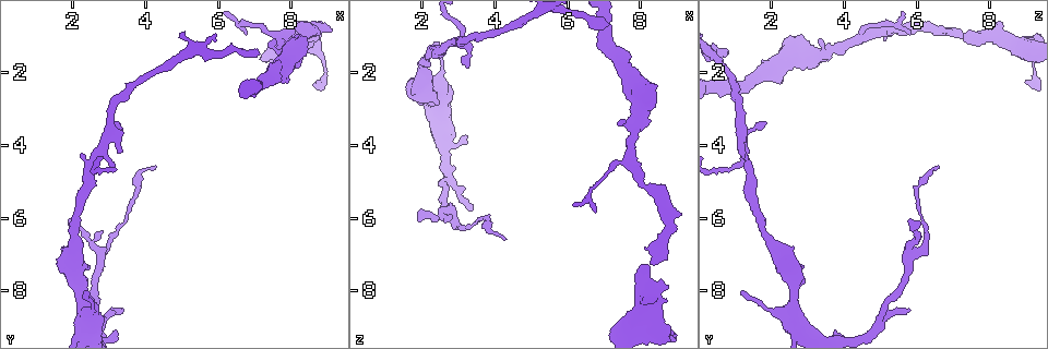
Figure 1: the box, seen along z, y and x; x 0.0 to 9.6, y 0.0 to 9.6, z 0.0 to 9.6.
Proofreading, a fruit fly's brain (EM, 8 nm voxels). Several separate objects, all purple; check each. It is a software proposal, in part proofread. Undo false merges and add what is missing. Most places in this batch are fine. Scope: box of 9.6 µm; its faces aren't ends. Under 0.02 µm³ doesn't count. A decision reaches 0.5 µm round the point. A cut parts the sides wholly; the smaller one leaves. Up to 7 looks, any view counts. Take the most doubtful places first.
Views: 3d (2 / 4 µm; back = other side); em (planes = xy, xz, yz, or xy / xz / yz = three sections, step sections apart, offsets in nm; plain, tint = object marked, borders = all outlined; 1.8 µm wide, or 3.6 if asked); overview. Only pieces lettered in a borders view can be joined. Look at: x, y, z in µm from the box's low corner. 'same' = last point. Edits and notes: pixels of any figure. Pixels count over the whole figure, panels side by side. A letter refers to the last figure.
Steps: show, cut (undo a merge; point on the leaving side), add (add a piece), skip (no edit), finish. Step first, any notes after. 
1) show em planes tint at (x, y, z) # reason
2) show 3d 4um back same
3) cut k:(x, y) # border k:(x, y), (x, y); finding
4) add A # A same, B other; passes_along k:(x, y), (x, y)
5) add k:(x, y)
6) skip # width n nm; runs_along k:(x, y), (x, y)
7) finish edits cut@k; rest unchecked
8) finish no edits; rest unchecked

show em planes borders at (2.70, 4.20, 1.20) # sharp bend

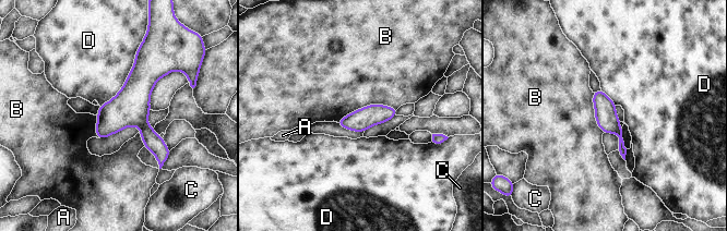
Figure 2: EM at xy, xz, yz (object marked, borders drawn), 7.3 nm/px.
skip # A other, B other, C other, D other; border 2:(396, 108), (367, 105), (336, 122); continuous, no second neuron

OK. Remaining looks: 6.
show em planes tint at (7.10, 1.55, 0.65) # free end

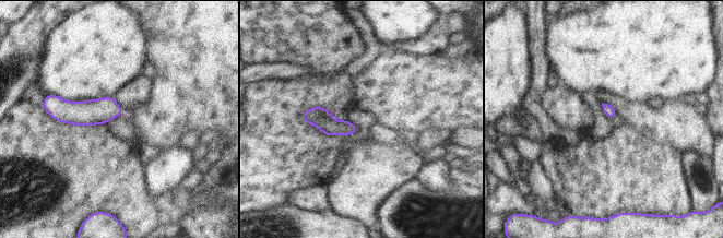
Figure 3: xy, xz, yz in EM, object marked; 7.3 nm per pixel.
show em planes borders same # see the neighbours

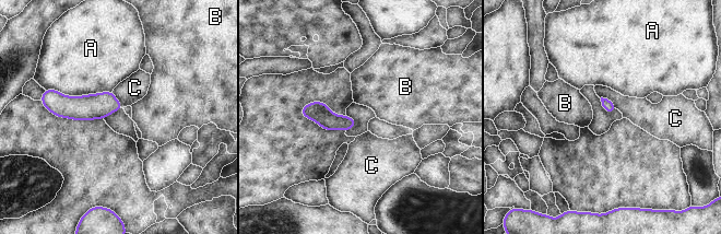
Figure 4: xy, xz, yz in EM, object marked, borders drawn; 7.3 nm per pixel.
skip # longest_contact A 480 nm; A other, B other, C other; border 4:(600, 97), (606, 97), (616, 108); no lettered piece goes on from it

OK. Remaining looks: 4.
show em planes borders at (8.40, 1.10, 2.90) # stops while still wide

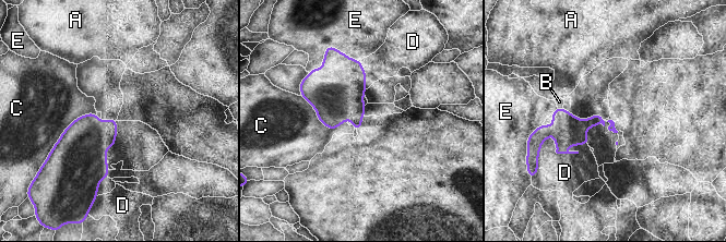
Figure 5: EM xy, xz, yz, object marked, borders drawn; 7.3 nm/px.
add B # A other, B same, C other, D other, E other; the neuron continues

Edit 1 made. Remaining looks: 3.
finish edits add@5; rest unchecked

